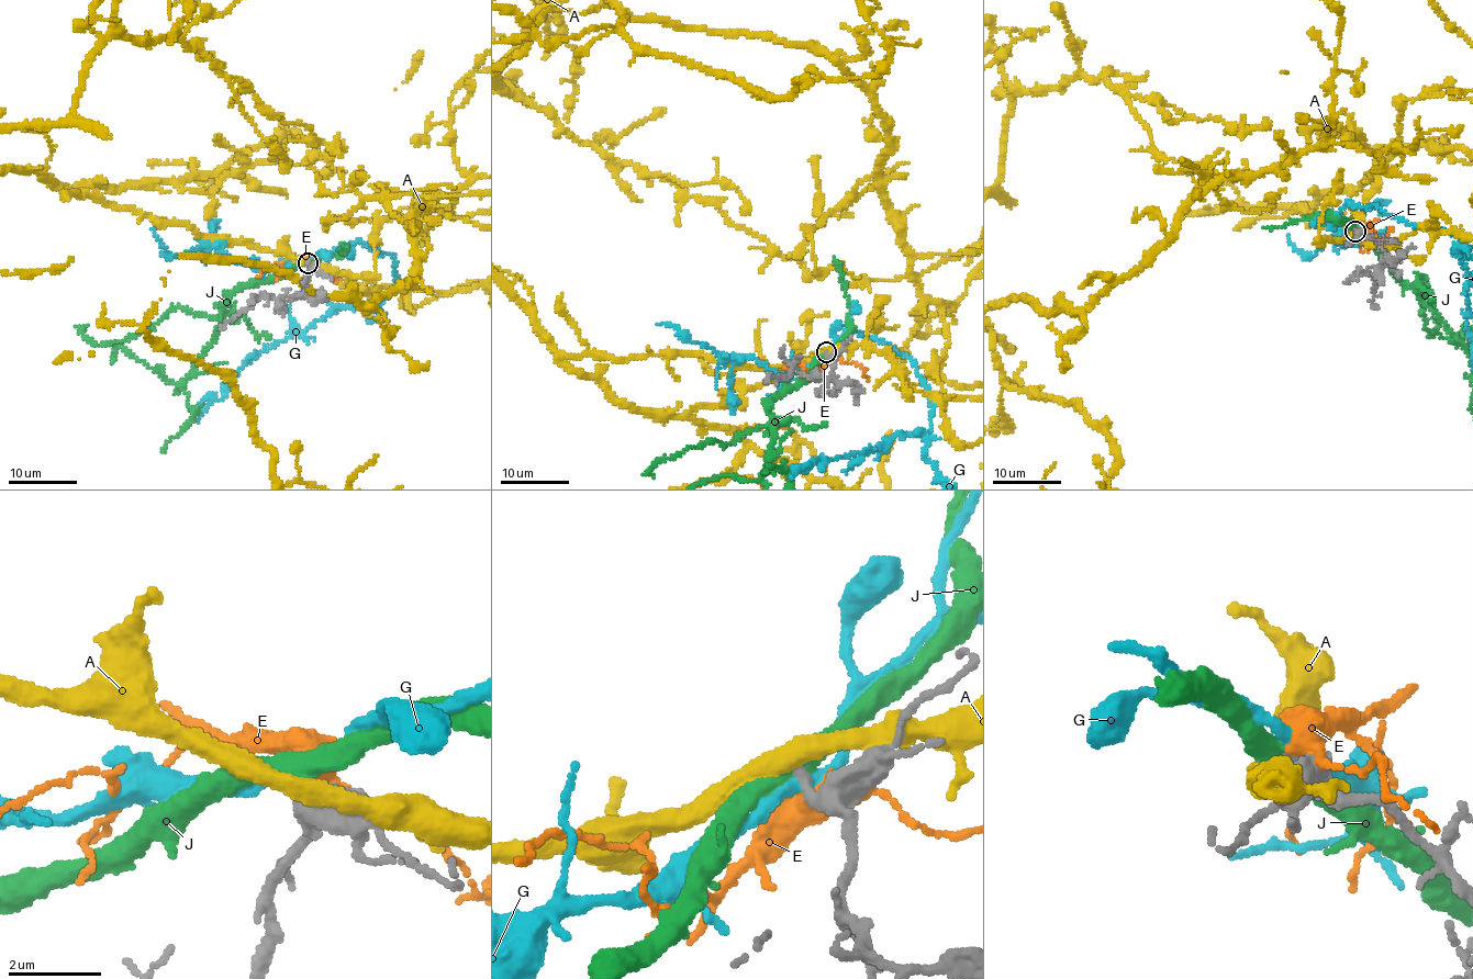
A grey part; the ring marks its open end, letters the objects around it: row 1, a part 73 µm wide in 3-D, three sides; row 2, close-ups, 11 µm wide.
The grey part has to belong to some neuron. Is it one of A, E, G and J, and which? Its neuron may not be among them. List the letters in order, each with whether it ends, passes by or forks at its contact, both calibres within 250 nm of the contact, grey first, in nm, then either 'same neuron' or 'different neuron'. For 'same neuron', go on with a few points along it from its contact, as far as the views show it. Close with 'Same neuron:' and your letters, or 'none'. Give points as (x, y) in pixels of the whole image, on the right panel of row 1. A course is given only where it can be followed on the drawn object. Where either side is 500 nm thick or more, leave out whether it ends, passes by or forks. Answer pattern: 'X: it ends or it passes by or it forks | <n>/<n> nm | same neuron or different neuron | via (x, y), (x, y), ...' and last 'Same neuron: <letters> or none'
A: it passes by | 200/420 nm | different neuron
E: it forks | 320/440 nm | different neuron
G: it passes by | 320/280 nm | different neuron
J: it passes by | 240/460 nm | different neuron
Same neuron: none

